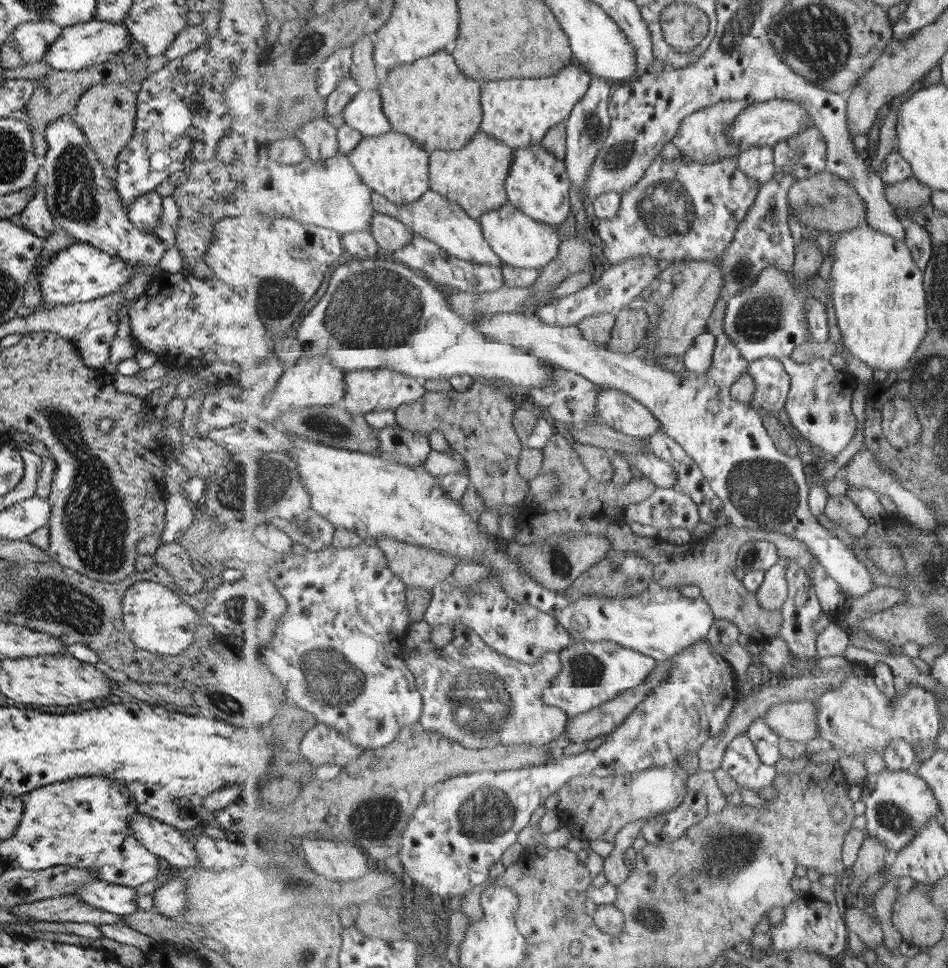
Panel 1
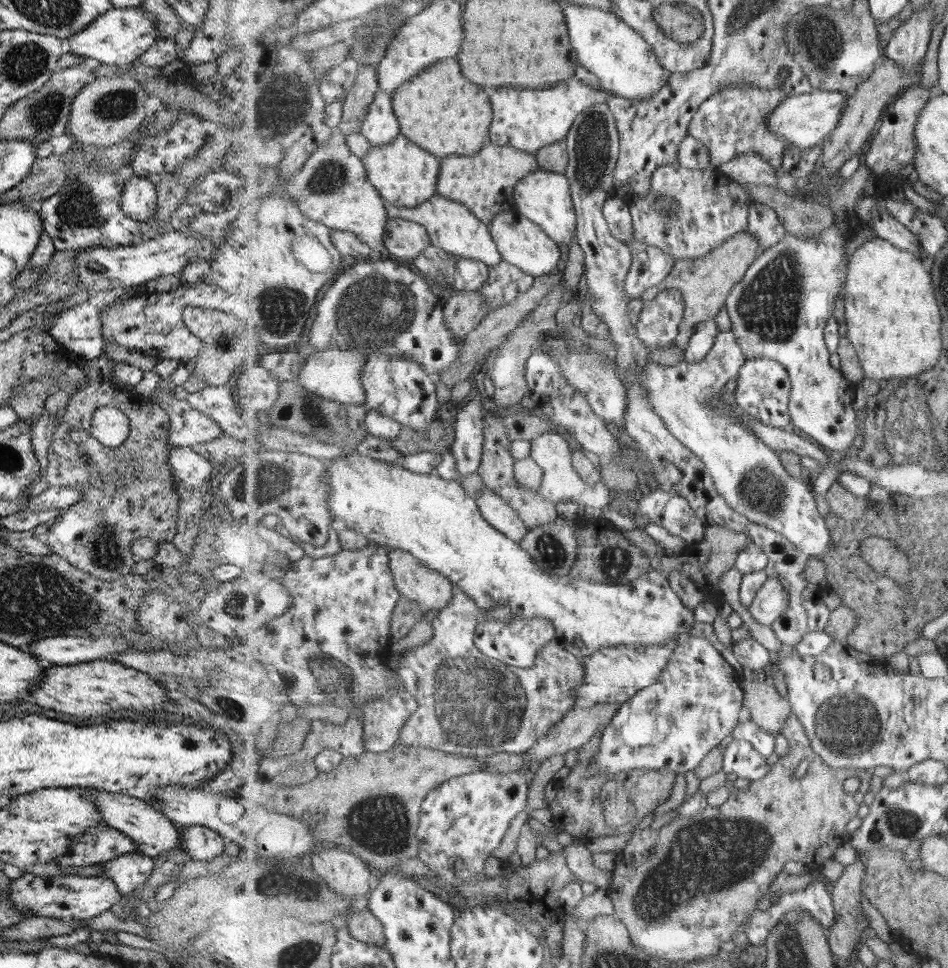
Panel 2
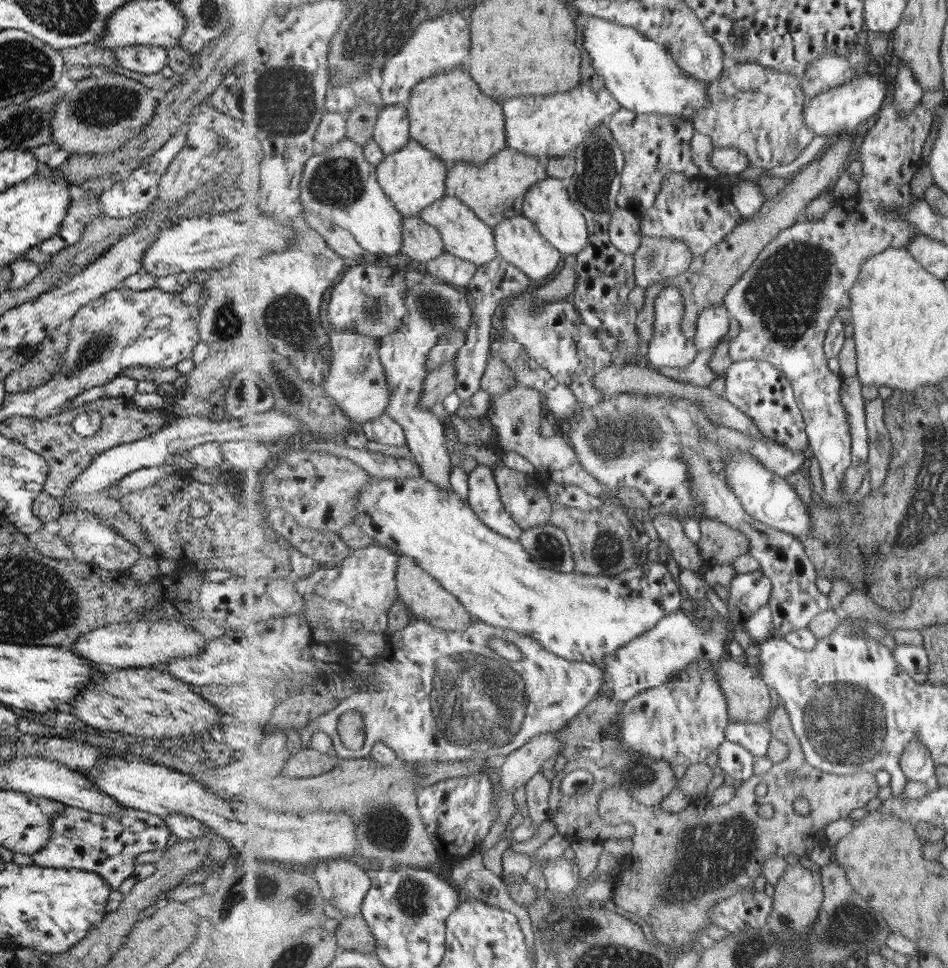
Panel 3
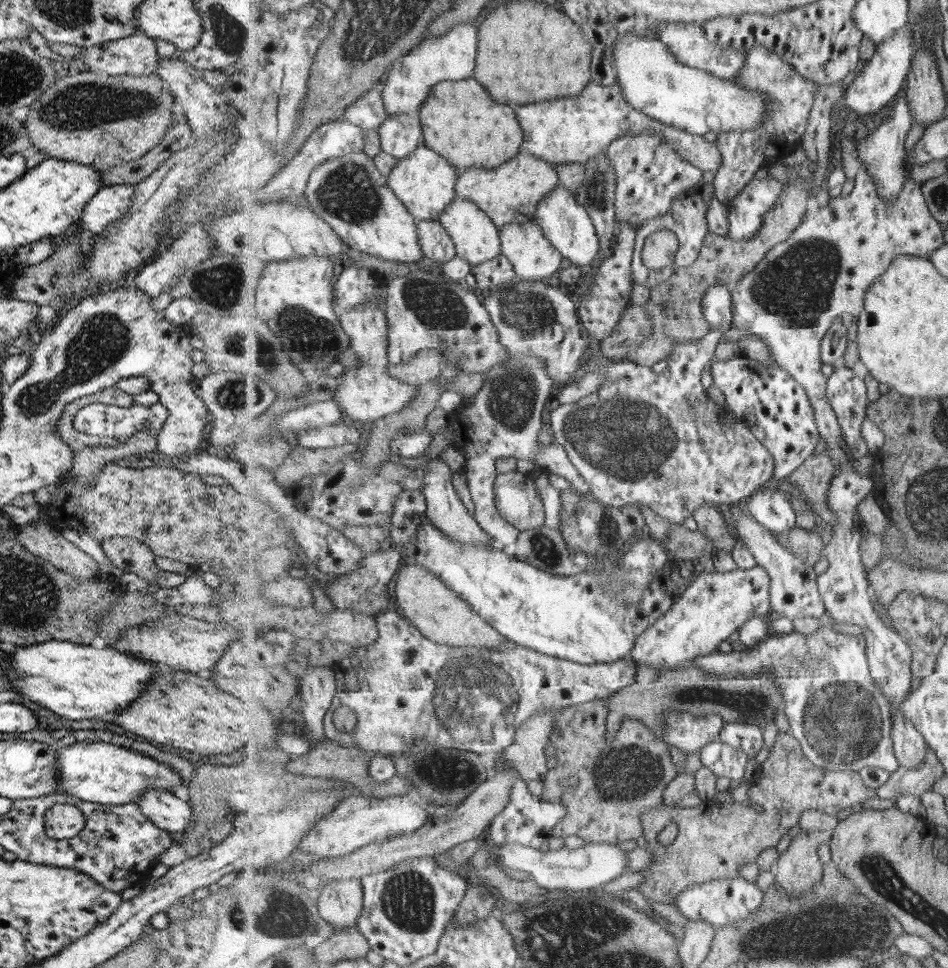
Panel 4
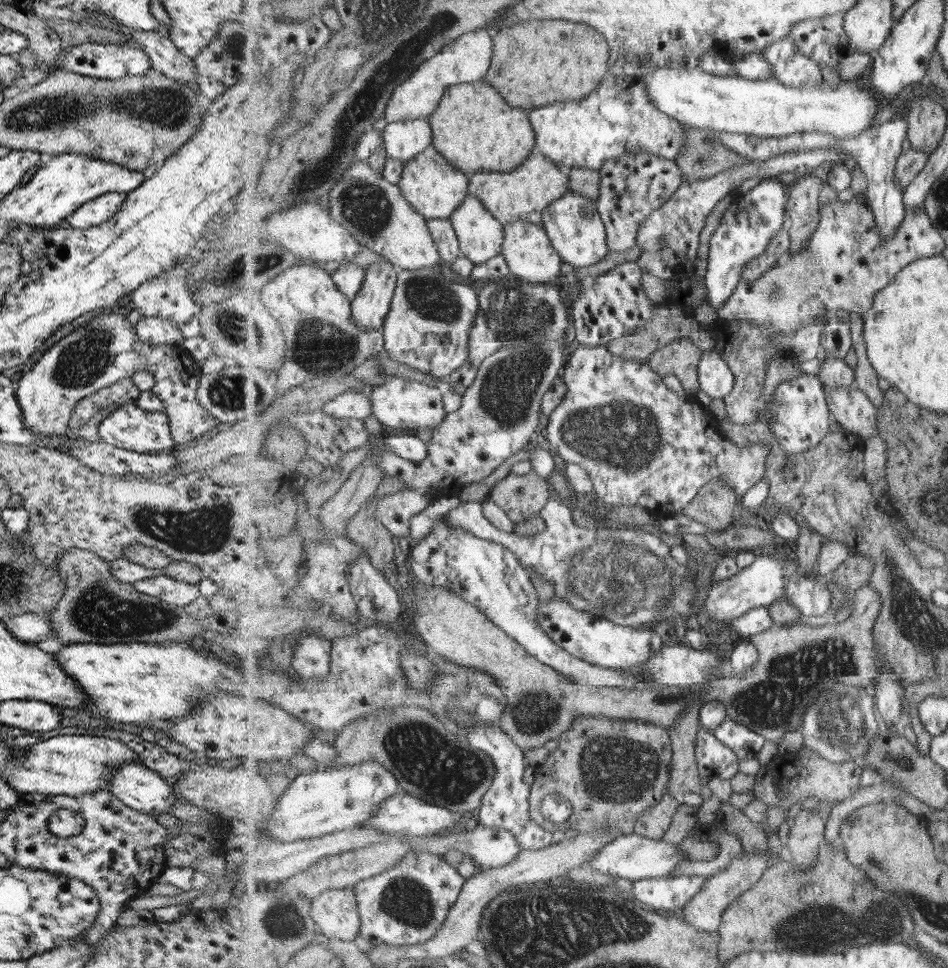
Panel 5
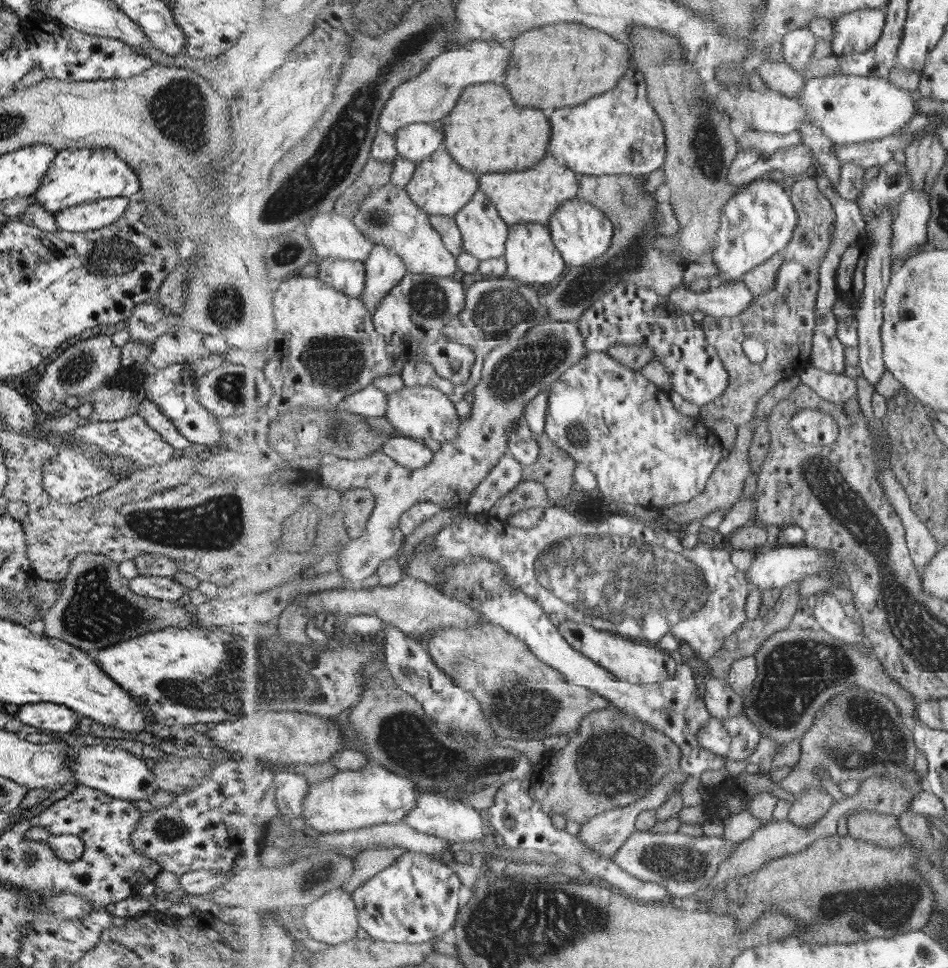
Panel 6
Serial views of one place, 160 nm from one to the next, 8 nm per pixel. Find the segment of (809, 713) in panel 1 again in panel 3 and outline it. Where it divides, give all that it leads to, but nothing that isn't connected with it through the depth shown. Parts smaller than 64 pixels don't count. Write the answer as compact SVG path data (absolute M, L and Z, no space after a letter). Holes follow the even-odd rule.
M730 657L721 659L717 664L716 671L718 678L715 678L720 687L726 692L730 705L729 720L731 723L759 723L764 724L767 721L773 698L771 698L771 686L760 675L759 671L746 666L745 662L733 660Z

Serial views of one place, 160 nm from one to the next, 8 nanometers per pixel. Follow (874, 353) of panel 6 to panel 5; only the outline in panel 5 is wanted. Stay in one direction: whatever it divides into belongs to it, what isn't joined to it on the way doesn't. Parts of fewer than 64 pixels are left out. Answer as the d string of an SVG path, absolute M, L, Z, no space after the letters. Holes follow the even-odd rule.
M905 117L894 118L892 121L879 124L879 126L875 125L855 138L839 140L839 138L833 138L831 134L816 134L817 147L843 149L848 159L852 159L854 164L865 174L868 182L868 203L876 214L883 242L889 242L889 238L897 236L897 227L906 219L904 186L895 180L895 169L897 169L899 156L903 153L905 140L909 140L909 123Z

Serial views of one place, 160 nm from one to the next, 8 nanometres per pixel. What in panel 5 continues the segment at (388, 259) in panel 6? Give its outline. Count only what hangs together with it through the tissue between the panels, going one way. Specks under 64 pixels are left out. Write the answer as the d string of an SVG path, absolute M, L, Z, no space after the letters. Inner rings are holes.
M388 259L372 264L363 288L352 300L354 321L365 331L379 333L389 314L397 286L399 268Z

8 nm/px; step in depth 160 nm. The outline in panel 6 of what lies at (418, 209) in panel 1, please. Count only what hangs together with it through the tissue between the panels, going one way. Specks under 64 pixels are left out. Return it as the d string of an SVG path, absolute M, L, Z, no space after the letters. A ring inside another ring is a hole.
M481 190L456 214L456 223L464 238L464 251L486 261L506 255L511 226L501 218L497 205Z

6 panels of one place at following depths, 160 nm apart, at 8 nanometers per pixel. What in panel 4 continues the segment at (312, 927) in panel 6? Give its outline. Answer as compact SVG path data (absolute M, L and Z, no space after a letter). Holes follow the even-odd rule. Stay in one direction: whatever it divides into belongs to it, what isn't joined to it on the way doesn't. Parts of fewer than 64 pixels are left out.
M356 878L329 881L318 899L318 911L334 930L358 926L364 911L364 884Z

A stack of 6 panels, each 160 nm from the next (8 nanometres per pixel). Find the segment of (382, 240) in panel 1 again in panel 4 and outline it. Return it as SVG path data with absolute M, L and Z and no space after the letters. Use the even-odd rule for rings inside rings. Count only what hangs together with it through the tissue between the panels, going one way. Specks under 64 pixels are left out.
M421 220L416 225L424 256L443 265L458 256L455 242L440 220Z

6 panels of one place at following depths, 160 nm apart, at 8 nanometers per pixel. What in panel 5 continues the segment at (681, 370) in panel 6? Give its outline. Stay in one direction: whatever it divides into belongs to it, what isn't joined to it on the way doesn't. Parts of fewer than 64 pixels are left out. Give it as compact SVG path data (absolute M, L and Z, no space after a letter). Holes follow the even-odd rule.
M624 262L604 275L593 280L591 286L580 290L572 304L575 345L602 347L622 336L630 335L640 329L654 315L657 304L649 299L642 286L642 268L637 262ZM717 350L702 352L698 370L701 391L705 392L711 399L724 399L734 390L736 376Z

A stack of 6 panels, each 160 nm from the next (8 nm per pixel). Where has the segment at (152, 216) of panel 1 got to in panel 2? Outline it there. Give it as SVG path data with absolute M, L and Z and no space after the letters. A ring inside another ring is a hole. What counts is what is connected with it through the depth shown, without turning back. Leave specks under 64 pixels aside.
M127 174L120 192L119 208L131 220L144 221L156 211L156 188L148 178Z

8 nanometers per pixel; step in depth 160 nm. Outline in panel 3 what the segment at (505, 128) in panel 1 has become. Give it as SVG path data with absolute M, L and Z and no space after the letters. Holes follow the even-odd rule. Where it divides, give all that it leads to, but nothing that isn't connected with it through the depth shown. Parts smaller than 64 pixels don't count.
M583 82L562 93L505 100L503 109L507 118L509 147L543 160L572 155L579 144L587 142L589 136L593 136L601 124L608 124L621 108L609 89L592 89Z

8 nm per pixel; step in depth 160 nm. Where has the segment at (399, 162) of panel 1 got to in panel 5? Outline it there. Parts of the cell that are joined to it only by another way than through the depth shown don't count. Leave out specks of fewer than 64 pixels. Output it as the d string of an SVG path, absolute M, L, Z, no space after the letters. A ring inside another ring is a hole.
M432 145L409 161L398 184L402 195L428 219L449 219L469 195L470 176L455 168Z

